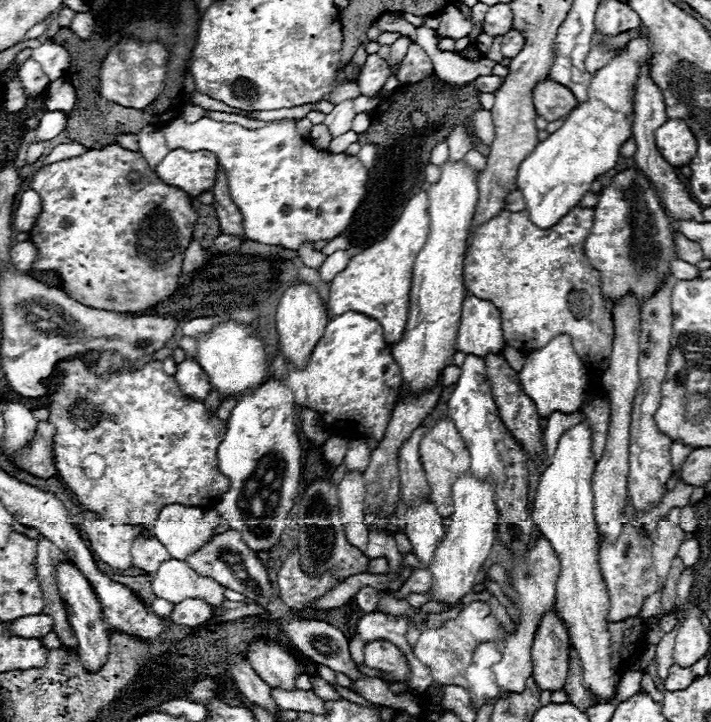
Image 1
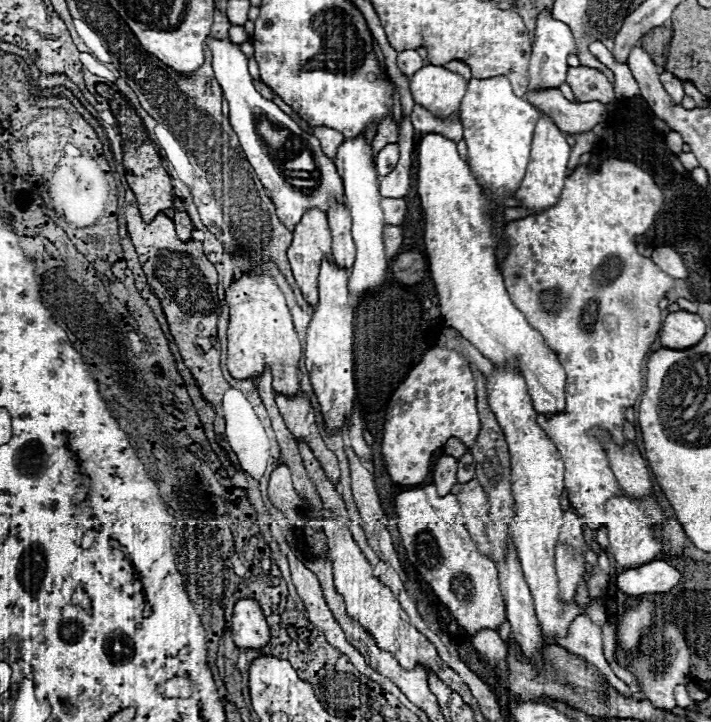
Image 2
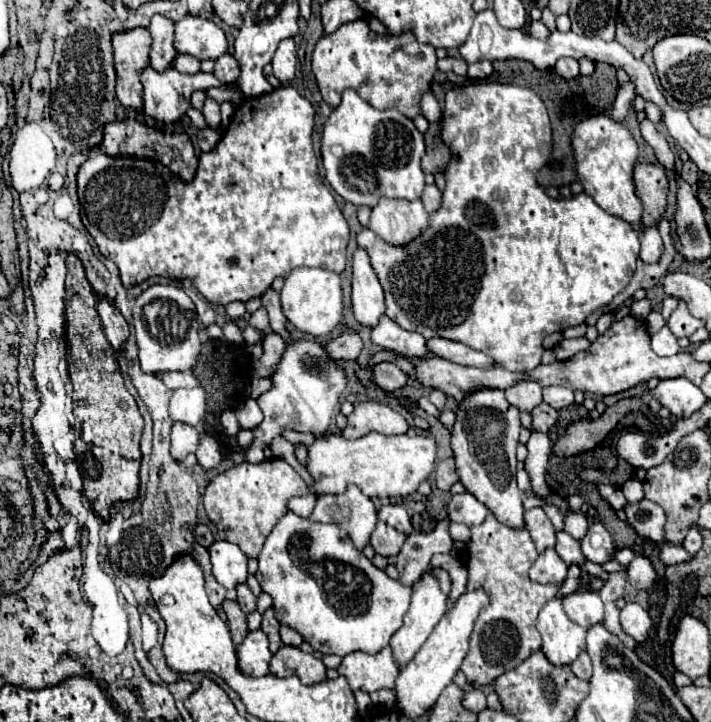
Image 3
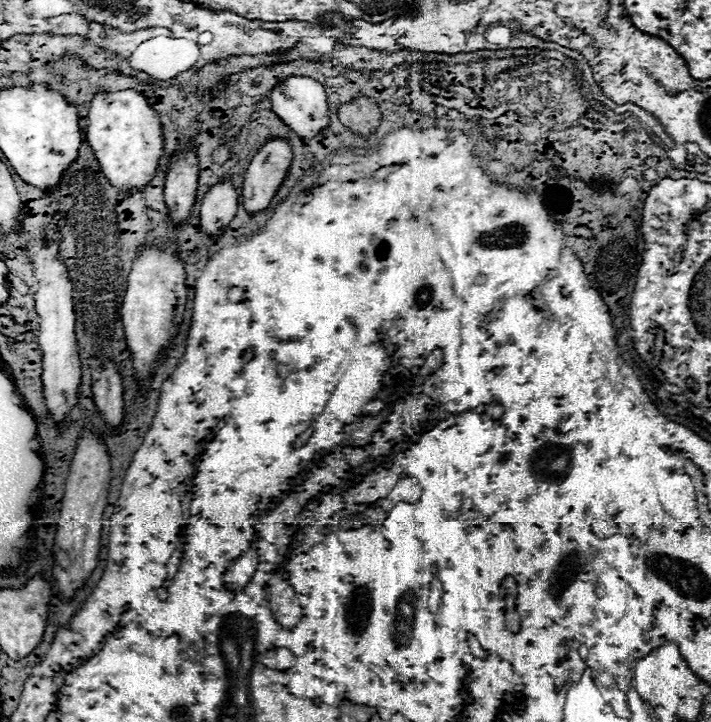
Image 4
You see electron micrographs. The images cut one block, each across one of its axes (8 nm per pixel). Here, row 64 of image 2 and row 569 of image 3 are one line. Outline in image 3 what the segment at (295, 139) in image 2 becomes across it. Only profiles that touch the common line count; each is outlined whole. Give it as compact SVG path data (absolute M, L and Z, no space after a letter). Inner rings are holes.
M216 540L210 546L210 558L212 558L212 572L214 578L228 590L236 588L238 584L244 584L248 578L248 558L242 554L242 550L224 540Z

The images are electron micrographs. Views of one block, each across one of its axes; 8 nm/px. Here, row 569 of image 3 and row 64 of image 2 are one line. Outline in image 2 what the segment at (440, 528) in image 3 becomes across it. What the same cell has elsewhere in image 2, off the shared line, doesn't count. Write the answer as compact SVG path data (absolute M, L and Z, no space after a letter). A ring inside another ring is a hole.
M404 50L398 54L398 68L402 70L402 74L406 78L412 78L414 72L418 72L420 68L424 68L428 64L428 60L424 60L418 50Z

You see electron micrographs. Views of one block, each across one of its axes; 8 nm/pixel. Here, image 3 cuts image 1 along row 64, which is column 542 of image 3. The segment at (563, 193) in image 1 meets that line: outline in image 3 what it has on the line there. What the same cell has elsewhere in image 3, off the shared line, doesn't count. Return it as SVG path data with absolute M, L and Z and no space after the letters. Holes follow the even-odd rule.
M560 598L548 600L536 620L542 636L542 652L552 664L572 664L574 658L586 648L586 628L572 622Z

